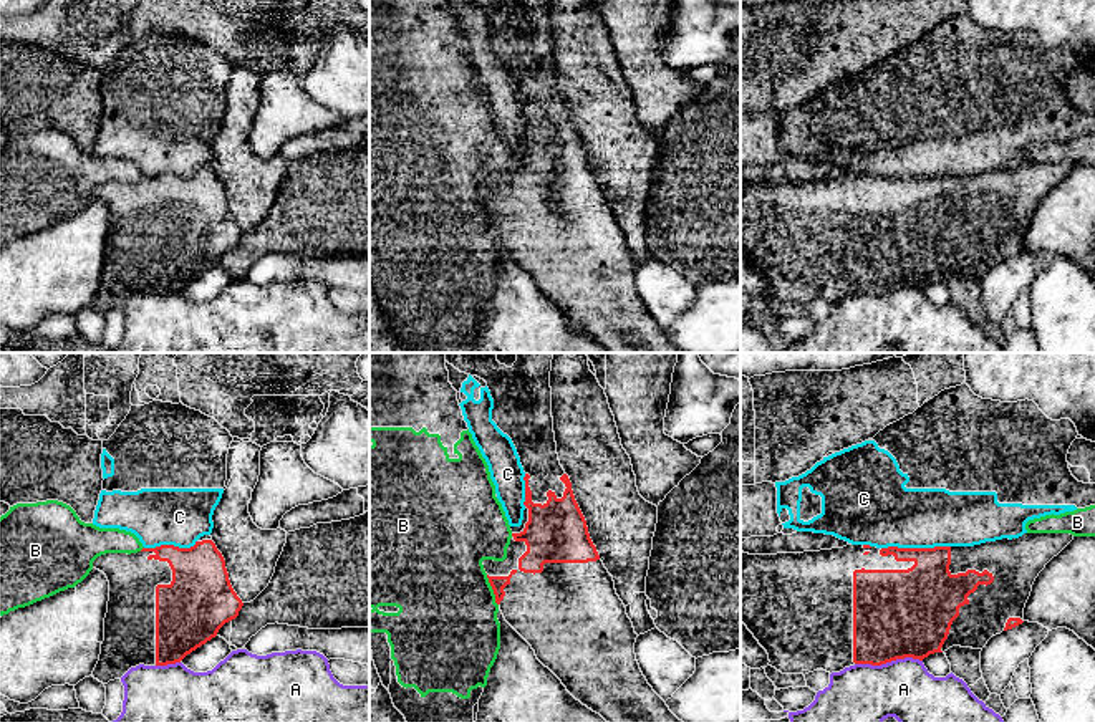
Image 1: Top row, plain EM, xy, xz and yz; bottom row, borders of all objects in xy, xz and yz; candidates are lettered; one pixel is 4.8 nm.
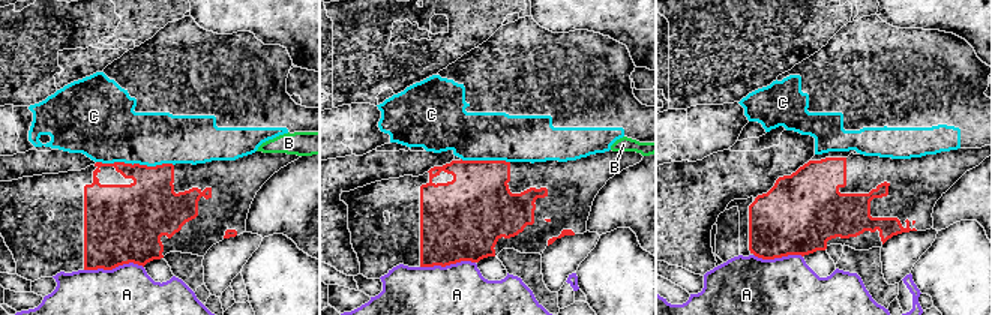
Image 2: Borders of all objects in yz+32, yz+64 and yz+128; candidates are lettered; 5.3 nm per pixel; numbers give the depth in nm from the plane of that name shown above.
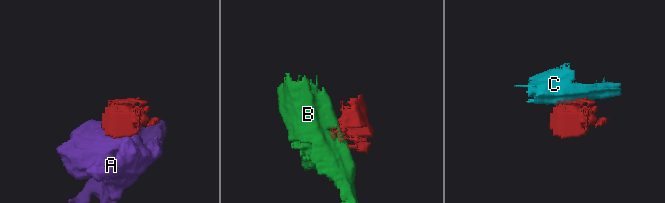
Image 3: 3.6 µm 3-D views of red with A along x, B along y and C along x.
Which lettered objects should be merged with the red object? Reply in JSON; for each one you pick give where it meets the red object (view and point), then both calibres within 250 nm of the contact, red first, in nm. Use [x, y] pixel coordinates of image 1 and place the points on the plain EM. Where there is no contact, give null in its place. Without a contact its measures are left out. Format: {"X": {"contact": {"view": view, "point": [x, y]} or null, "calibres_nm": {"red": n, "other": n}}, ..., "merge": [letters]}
{"merge": []}

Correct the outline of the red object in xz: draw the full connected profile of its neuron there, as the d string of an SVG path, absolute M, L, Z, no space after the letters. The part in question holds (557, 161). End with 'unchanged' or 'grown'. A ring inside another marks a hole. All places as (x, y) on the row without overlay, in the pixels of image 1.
M461 0L487 12L494 28L492 50L507 63L525 101L525 139L520 156L510 156L512 167L504 190L484 189L484 199L505 250L532 275L548 296L583 335L608 353L684 353L653 320L634 283L638 263L593 174L586 149L575 129L572 111L560 94L552 46L550 0Z; grown

